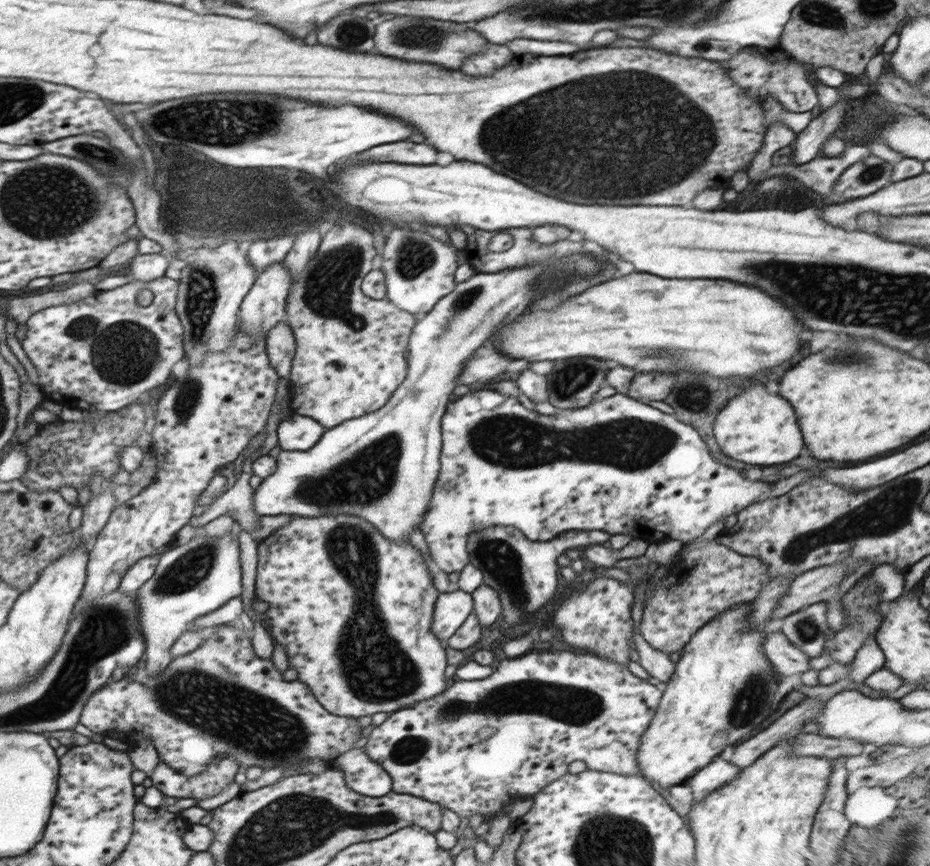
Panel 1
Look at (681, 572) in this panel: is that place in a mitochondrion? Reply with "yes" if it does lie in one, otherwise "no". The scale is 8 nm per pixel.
no

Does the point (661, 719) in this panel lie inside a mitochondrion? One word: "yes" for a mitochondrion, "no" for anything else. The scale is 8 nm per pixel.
no

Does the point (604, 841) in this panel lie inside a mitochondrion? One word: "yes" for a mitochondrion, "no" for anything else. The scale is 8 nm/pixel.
yes

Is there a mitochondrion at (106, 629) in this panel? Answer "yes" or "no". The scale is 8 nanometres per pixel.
yes

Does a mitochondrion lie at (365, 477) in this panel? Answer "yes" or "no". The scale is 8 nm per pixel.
yes

